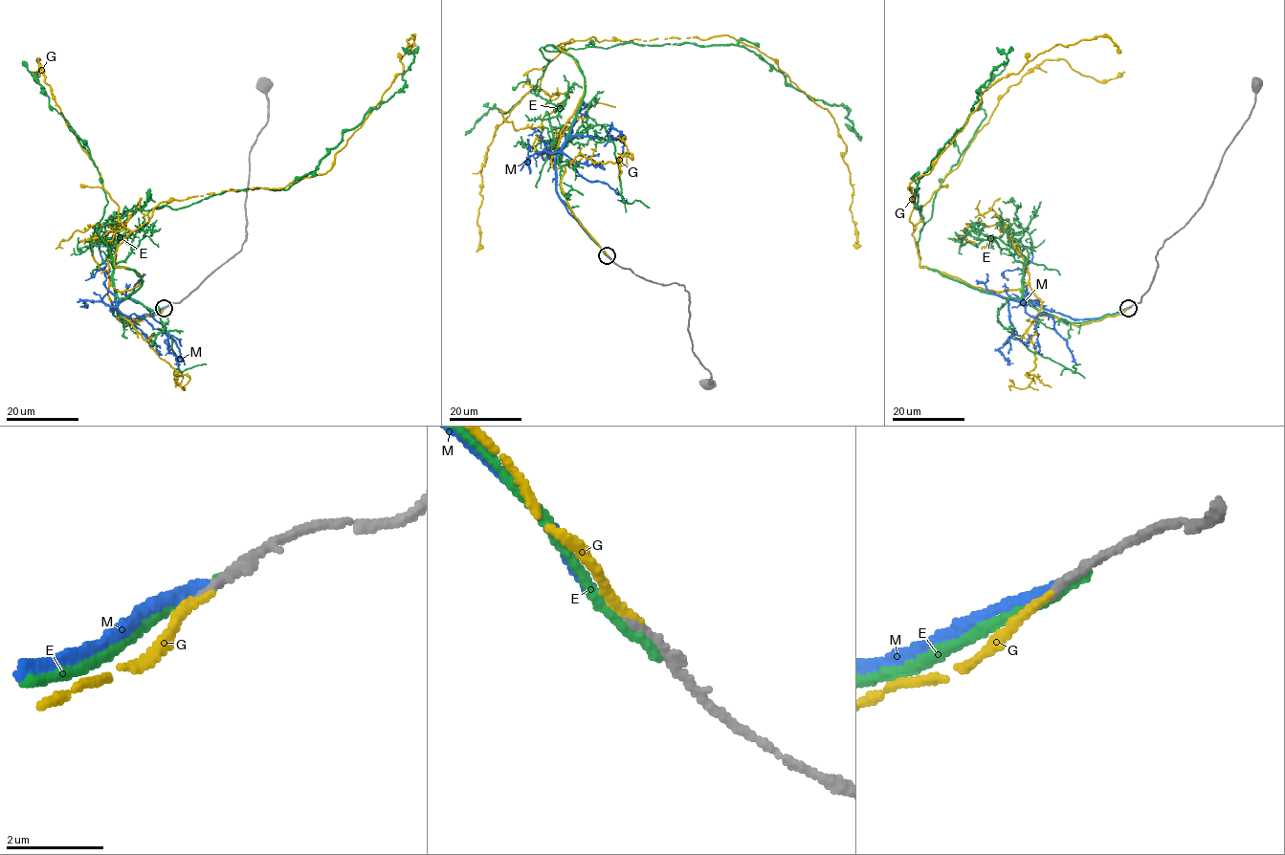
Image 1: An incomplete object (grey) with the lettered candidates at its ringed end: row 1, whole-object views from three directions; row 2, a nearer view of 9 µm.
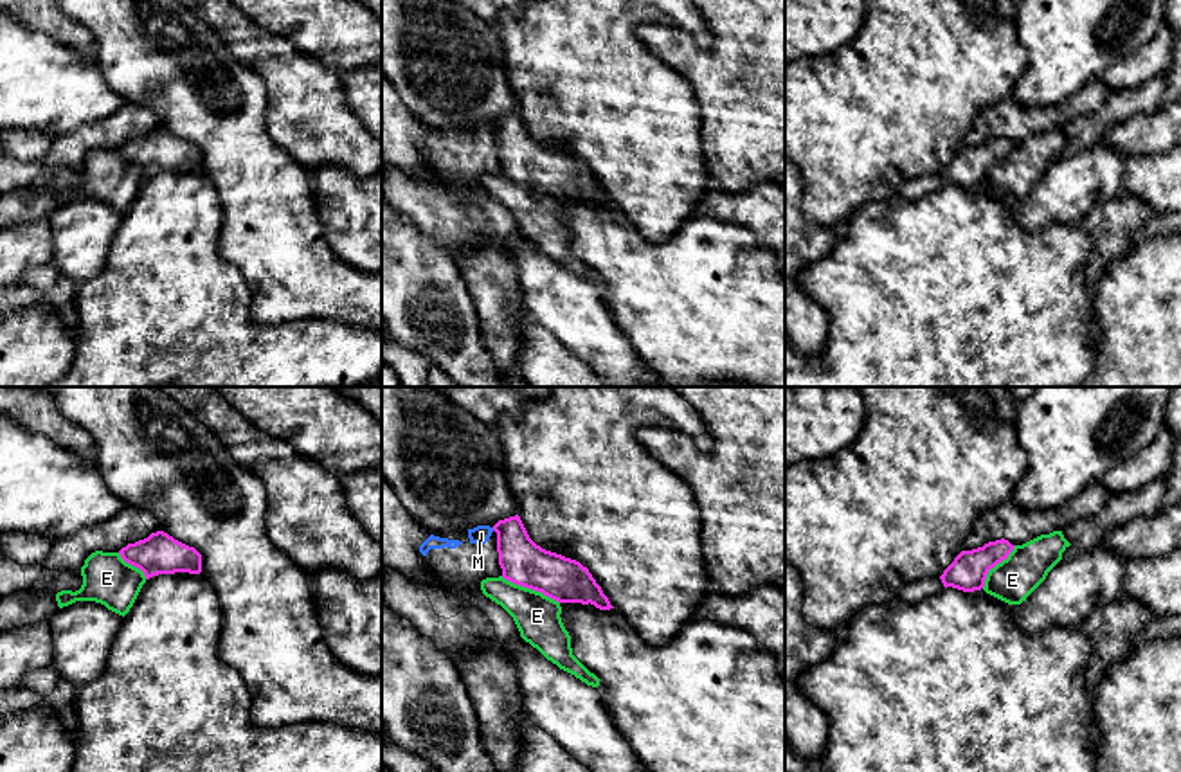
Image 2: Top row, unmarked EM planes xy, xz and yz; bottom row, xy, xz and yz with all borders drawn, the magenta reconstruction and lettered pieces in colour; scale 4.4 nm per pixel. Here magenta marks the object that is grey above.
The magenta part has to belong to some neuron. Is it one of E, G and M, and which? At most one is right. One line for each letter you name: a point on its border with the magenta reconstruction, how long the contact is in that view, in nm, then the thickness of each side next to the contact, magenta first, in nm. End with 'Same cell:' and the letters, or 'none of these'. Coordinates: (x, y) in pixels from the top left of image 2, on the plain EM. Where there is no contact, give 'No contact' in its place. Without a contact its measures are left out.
G: No contact
Same cell: G

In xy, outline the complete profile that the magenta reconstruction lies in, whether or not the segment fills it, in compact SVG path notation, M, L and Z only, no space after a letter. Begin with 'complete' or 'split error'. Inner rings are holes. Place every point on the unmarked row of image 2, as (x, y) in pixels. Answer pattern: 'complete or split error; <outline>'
complete; M164 128L151 130L144 137L128 140L119 151L126 160L140 166L146 176L158 171L202 169L202 151Z

